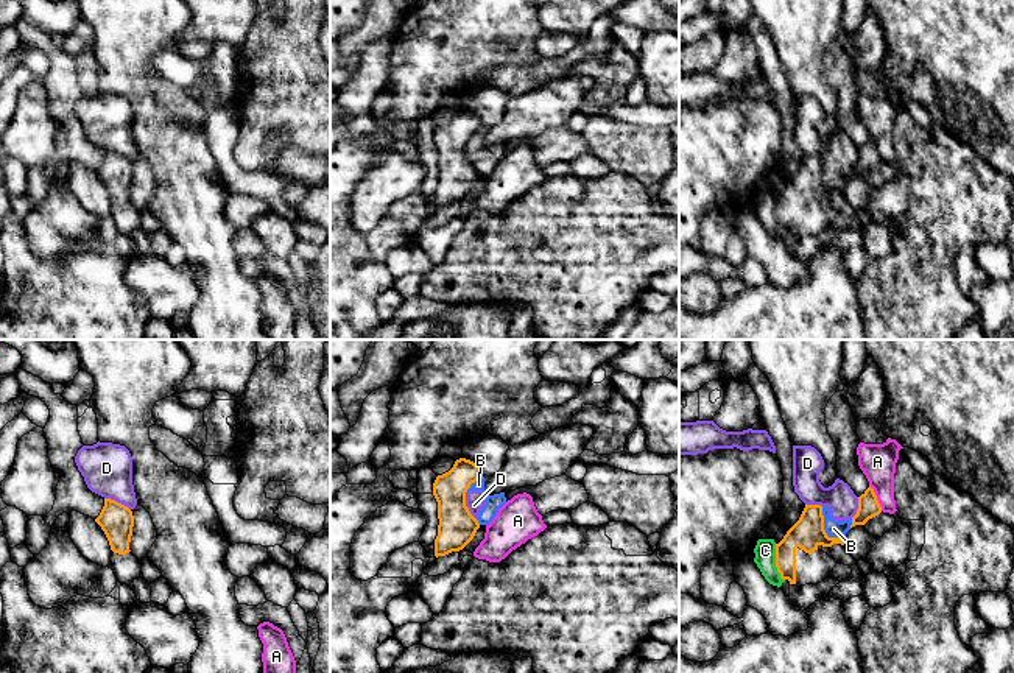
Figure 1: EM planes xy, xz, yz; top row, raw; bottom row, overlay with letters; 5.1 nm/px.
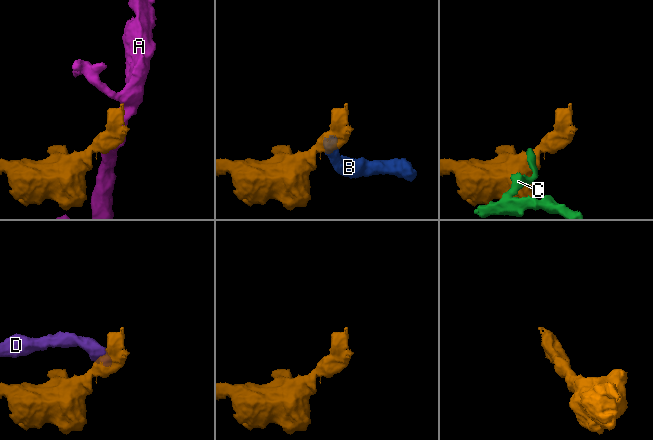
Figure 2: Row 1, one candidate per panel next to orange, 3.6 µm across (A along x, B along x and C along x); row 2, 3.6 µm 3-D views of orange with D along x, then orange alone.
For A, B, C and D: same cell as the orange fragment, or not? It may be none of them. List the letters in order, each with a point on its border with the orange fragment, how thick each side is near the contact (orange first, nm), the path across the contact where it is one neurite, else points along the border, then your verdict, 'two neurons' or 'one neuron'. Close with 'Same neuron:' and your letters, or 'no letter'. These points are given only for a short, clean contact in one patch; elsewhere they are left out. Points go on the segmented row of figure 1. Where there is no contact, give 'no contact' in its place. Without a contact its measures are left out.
A: meets orange in yz at (876, 497); 110 nm thick on the orange side, 190 nm on the other; two neurons
B: meets orange in yz at (823, 528); 170 nm thick on the orange side, 90 nm on the other; border along yz (821, 507), (826, 533), (841, 538); two neurons
C: meets orange in yz at (776, 563); 170 nm thick on the orange side, 110 nm on the other; border along yz (774, 544), (774, 566), (784, 580); two neurons
D: meets orange in xy at (117, 502); 170 nm thick on the orange side, 260 nm on the other; border along xy (105, 497), (114, 499), (130, 510); two neurons
Same neuron: no letter

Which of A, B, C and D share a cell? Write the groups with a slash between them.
A / B D / C

